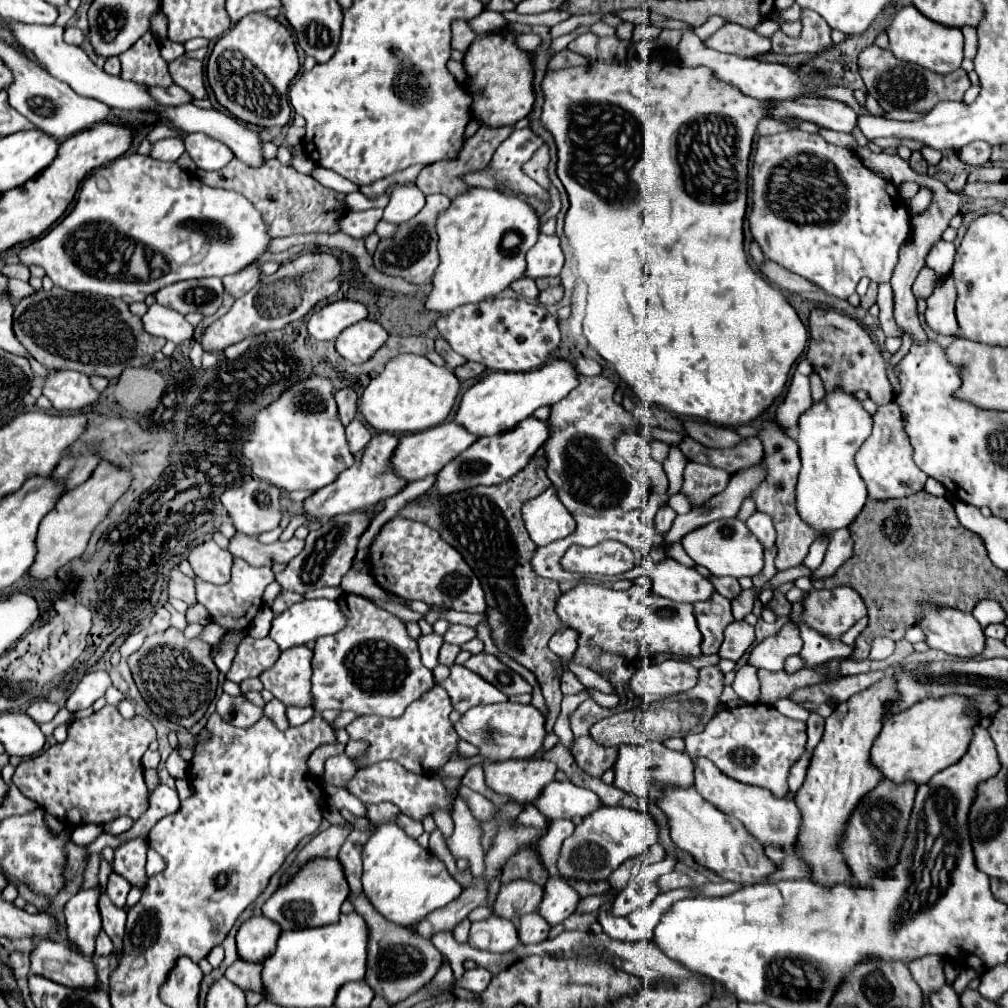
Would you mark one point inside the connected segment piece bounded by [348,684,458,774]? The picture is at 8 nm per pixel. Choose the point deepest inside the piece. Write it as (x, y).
(422, 739)

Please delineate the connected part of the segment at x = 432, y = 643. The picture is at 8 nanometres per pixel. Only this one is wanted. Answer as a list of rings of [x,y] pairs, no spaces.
[[[428,634],[418,638],[418,648],[422,652],[422,664],[430,670],[438,666],[438,648],[442,646],[442,638],[438,634]]]

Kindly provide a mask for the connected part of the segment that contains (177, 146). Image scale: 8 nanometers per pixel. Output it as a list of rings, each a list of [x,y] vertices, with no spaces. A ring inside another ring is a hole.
[[[164,138],[152,144],[150,156],[156,160],[178,160],[184,154],[184,142],[182,138]]]

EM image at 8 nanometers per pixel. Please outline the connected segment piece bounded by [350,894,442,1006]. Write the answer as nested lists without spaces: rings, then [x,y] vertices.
[[[350,894],[350,902],[354,904],[354,910],[360,916],[364,916],[368,930],[370,930],[368,968],[366,968],[364,980],[368,982],[368,986],[374,990],[376,996],[382,996],[390,1006],[394,1006],[394,1004],[406,1000],[418,988],[422,988],[428,980],[432,980],[432,976],[436,974],[436,970],[442,964],[442,956],[434,948],[432,942],[416,936],[414,932],[410,932],[404,926],[396,926],[396,924],[384,920],[384,916],[380,916],[372,908],[370,900],[364,894],[360,894],[360,896]]]

